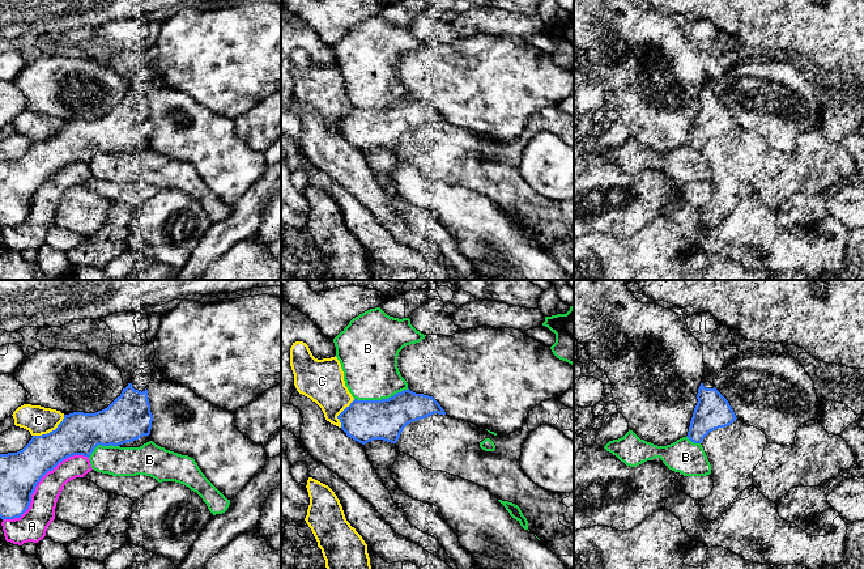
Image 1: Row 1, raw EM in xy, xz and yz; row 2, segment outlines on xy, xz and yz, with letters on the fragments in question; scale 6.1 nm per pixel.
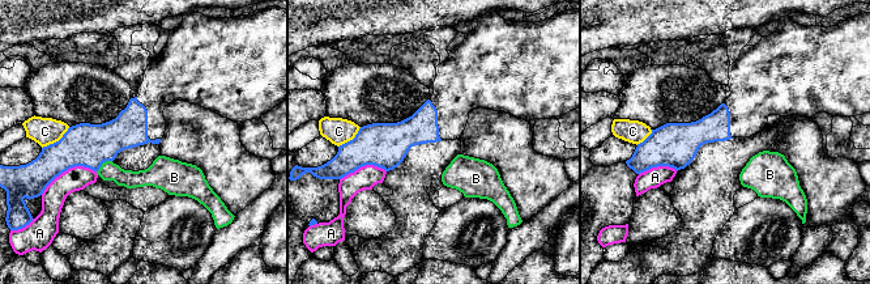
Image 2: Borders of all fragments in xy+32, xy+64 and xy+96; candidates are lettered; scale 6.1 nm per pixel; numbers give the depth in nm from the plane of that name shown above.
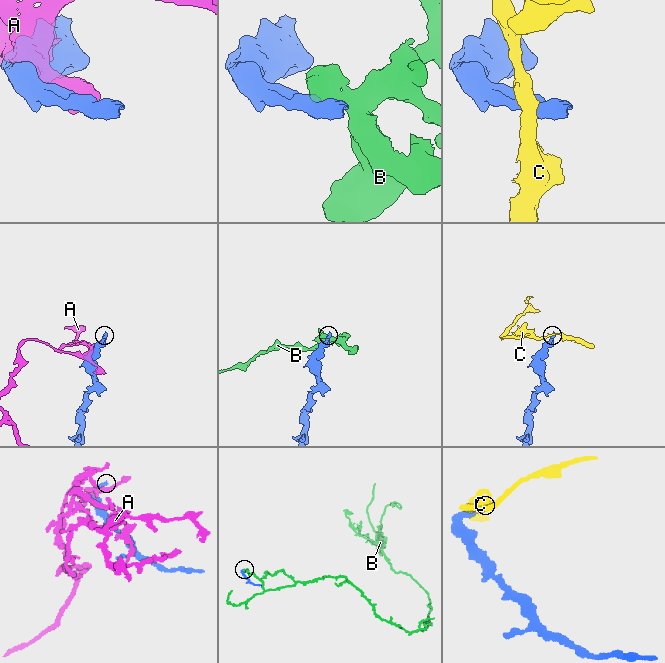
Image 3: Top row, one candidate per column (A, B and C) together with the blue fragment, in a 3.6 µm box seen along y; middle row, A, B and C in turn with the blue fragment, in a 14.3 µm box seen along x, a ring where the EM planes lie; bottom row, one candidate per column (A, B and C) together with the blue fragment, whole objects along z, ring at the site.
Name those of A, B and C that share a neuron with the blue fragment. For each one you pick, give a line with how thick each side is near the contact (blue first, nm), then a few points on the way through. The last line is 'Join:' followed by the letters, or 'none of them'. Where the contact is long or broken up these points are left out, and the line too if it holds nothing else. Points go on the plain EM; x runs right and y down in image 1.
Join: none of them

